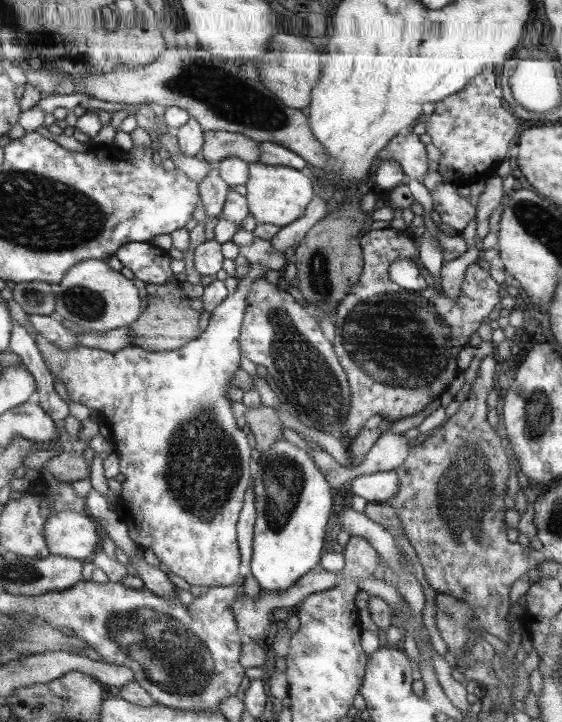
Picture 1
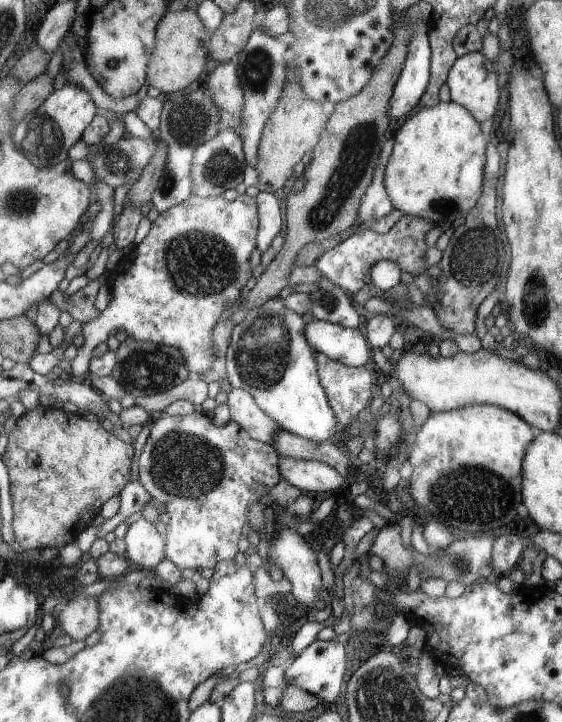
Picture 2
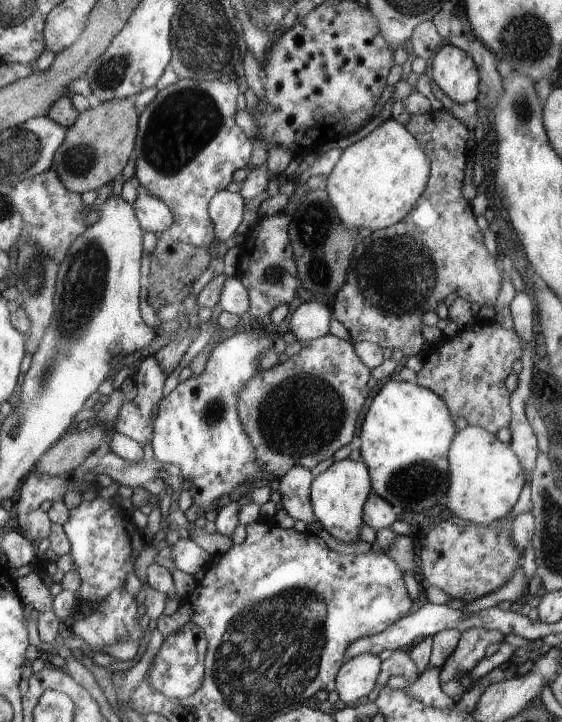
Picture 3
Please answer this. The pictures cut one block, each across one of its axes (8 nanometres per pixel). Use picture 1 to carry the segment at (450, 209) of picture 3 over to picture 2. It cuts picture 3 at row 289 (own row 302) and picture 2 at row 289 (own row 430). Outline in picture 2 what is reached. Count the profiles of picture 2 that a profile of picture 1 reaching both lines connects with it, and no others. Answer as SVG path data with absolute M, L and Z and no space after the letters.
M402 214L399 220L385 233L376 233L367 228L363 232L353 233L341 243L321 254L314 262L315 268L328 281L351 294L357 292L364 285L363 274L369 270L373 262L376 263L380 260L393 261L400 268L400 272L407 272L413 276L426 273L427 269L423 266L423 252L427 246L423 242L423 236L431 226L435 226L435 224L419 217Z

